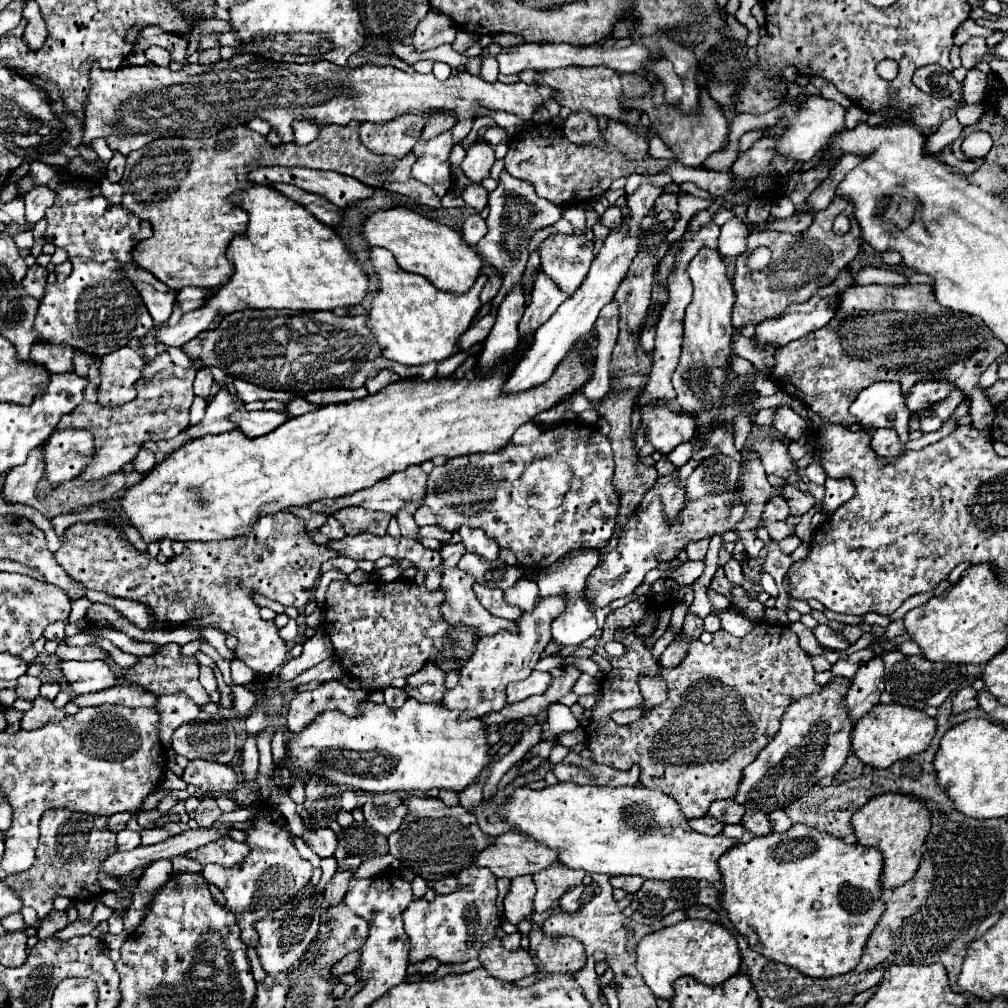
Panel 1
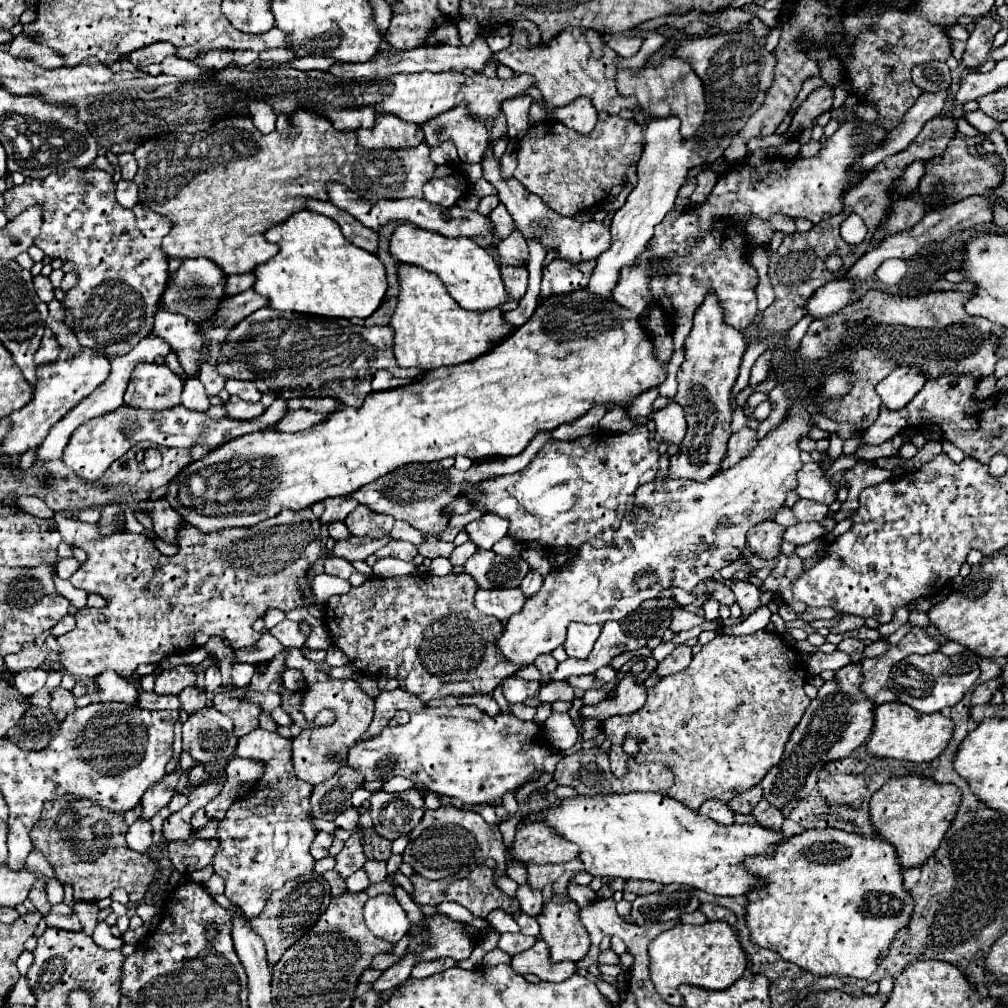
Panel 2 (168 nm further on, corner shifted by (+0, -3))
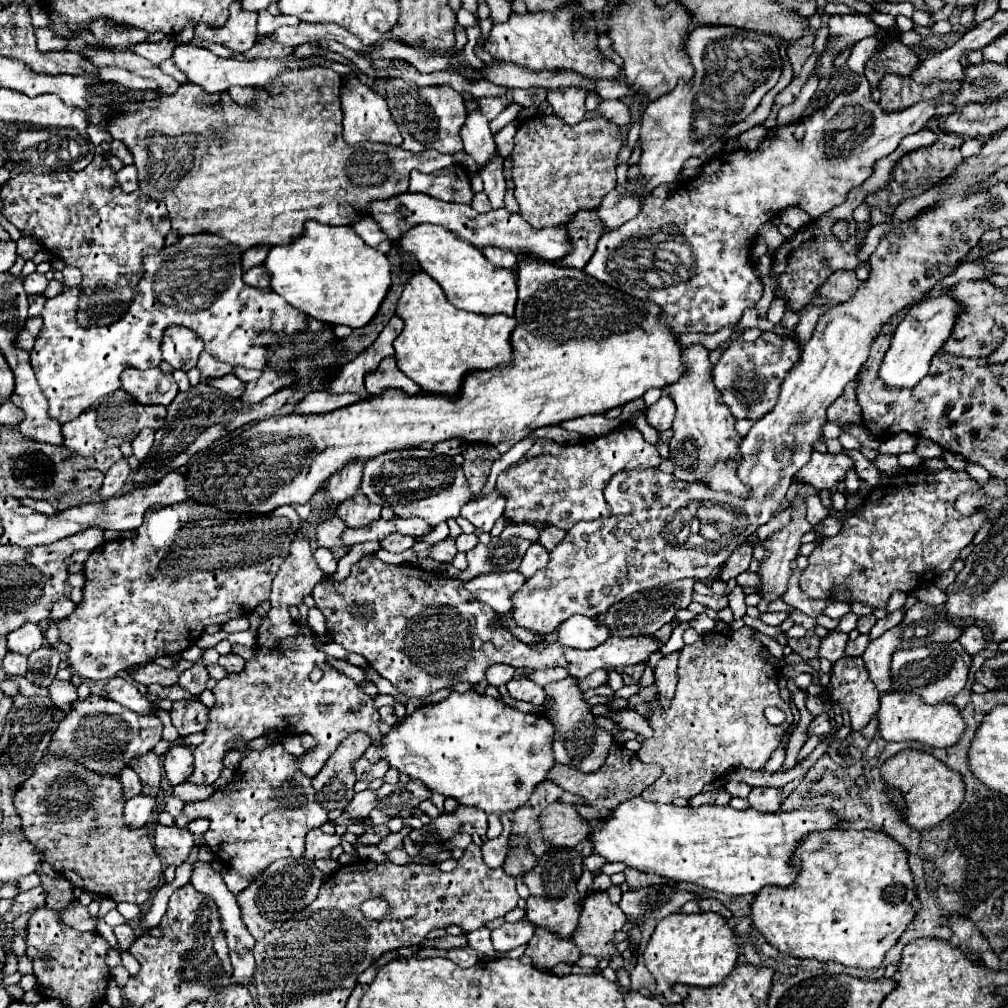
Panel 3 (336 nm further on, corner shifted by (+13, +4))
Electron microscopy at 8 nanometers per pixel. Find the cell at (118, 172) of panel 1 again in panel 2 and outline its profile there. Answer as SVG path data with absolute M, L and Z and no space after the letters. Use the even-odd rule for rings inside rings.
M133 154L119 156L119 164L121 164L121 178L131 180L135 176L135 172L137 172L137 162L135 162Z

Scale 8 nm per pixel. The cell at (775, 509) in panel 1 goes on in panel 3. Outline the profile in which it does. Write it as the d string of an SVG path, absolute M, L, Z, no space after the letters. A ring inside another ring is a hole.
M742 543L730 557L728 557L728 561L726 561L726 567L722 569L722 573L720 573L720 581L724 581L724 583L728 583L730 579L734 579L734 577L738 577L740 573L744 573L746 569L748 569L748 565L750 565L750 561L752 561L752 545L750 543Z

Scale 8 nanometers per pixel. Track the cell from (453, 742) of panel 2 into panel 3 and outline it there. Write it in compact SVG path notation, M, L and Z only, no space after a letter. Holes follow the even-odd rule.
M468 691L452 693L440 703L416 709L404 719L402 725L394 727L390 735L382 739L382 745L370 745L366 749L366 757L372 763L384 757L390 767L406 771L412 779L422 781L430 791L452 797L460 805L478 807L500 817L502 813L512 813L518 807L526 805L534 787L548 779L548 771L550 767L554 767L552 735L554 725L542 713L522 713L506 705L504 701L480 695L478 691Z

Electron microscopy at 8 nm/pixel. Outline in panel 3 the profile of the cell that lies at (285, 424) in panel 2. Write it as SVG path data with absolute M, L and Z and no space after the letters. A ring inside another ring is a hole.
M312 391L304 401L296 405L296 413L330 413L360 401L360 395L354 393L328 393L328 391Z

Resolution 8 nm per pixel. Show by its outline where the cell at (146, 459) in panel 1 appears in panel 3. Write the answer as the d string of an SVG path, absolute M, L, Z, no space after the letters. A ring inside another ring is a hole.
M142 429L142 431L136 435L136 439L132 441L132 449L134 449L134 457L136 457L136 459L144 459L144 457L148 455L148 451L150 451L150 447L152 447L152 443L154 443L154 433L156 433L156 431Z

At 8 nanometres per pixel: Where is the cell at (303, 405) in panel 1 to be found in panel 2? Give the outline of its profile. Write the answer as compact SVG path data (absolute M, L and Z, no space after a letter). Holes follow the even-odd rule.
M275 398L273 404L255 420L251 422L237 422L237 420L215 420L209 418L205 410L189 410L185 406L175 406L175 410L137 410L131 406L121 406L107 416L95 418L75 430L71 436L69 444L63 450L61 460L65 462L67 468L71 468L79 478L95 482L99 480L105 470L111 466L113 460L123 456L129 448L133 448L141 440L151 440L159 446L175 446L175 448L193 448L193 446L205 446L205 448L215 448L221 442L233 440L243 434L251 434L263 428L271 428L281 420L287 412L287 404L283 398Z

